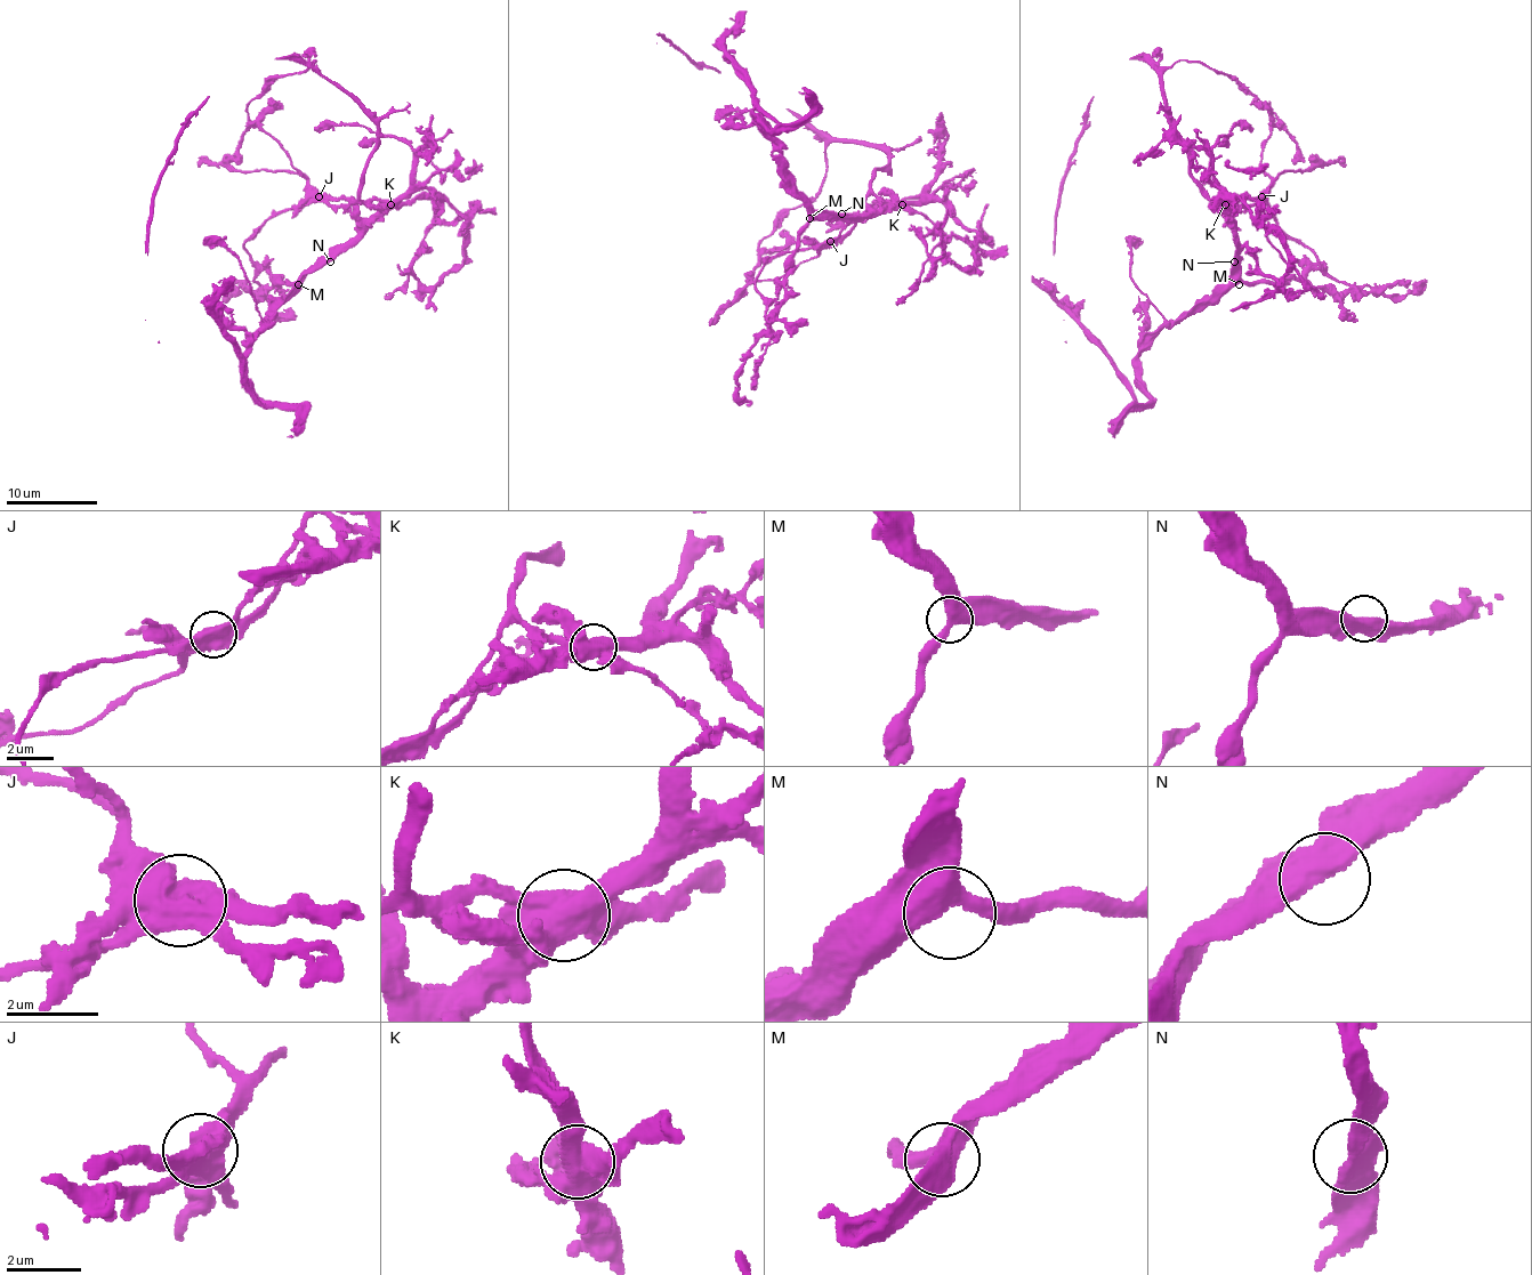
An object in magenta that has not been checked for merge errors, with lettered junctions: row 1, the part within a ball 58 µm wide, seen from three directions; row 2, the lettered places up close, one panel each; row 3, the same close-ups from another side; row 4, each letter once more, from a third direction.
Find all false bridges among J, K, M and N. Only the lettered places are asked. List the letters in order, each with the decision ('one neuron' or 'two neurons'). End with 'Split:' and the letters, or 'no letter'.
J: two neurons
K: two neurons
M: one neuron
N: one neuron
Split: J, K

